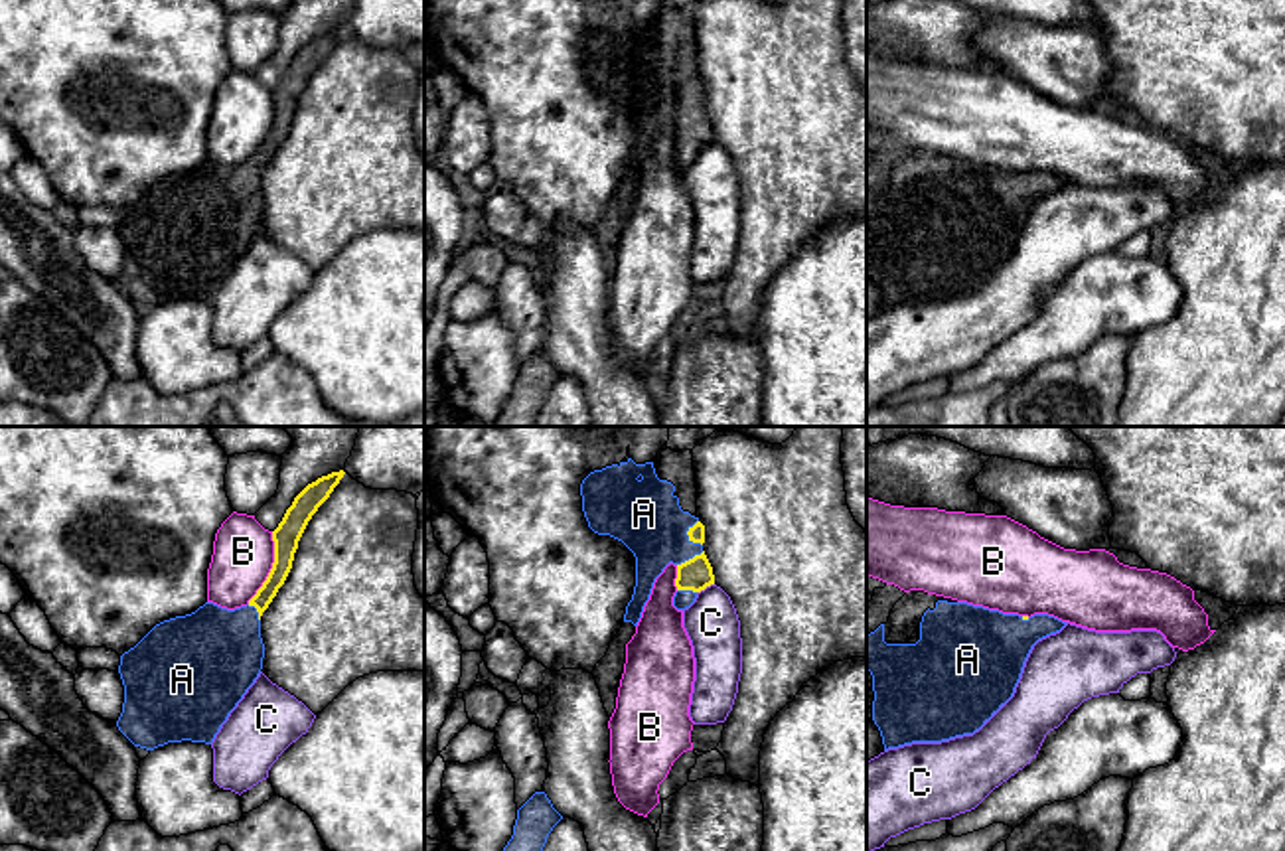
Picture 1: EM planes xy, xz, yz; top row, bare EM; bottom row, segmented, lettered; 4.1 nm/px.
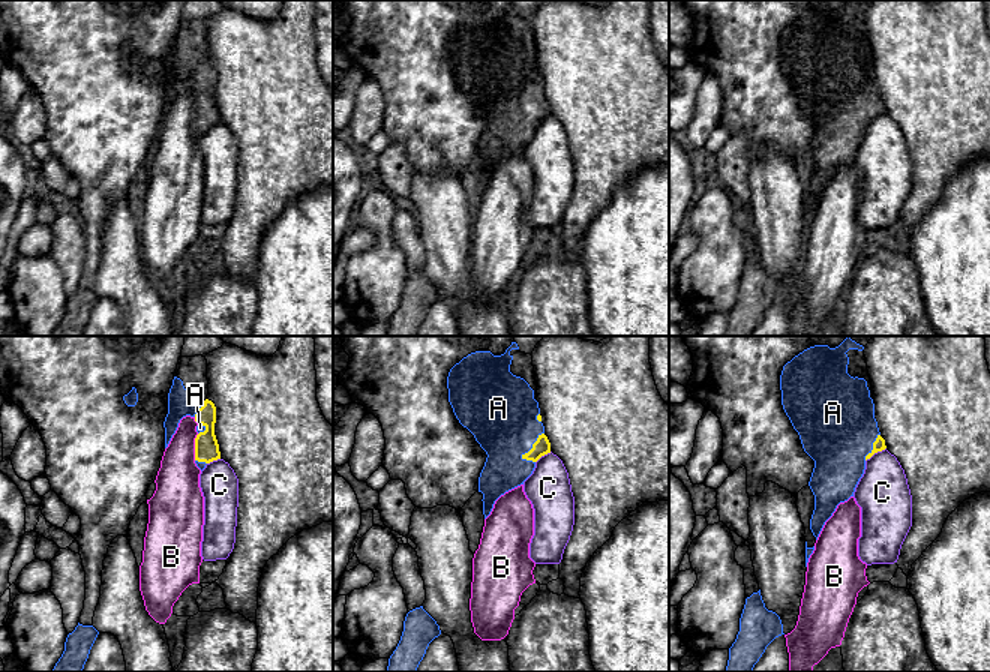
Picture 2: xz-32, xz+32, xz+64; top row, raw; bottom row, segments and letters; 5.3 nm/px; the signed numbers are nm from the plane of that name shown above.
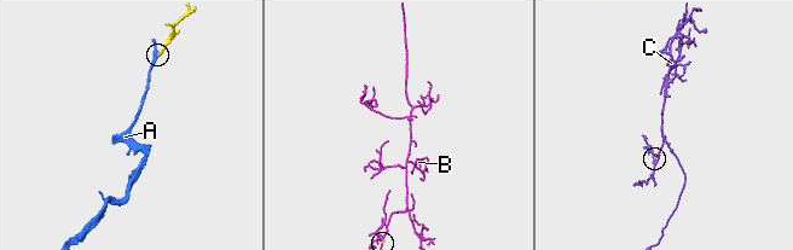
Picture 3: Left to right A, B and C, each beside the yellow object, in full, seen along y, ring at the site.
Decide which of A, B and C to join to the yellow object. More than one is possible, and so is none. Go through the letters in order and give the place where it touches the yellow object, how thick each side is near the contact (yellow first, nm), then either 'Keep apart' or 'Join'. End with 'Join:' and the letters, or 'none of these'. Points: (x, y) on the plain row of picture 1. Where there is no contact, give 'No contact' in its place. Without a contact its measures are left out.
A: Touches yellow at xz (687, 91). Thickness 70 nm (yellow) against 280 nm. Join
B: Touches yellow at xy (273, 125). Thickness 110 nm (yellow) against 260 nm. Keep apart
C: Touches yellow at xz (705, 145). Thickness 130 nm (yellow) against 220 nm. Keep apart
Join: A

